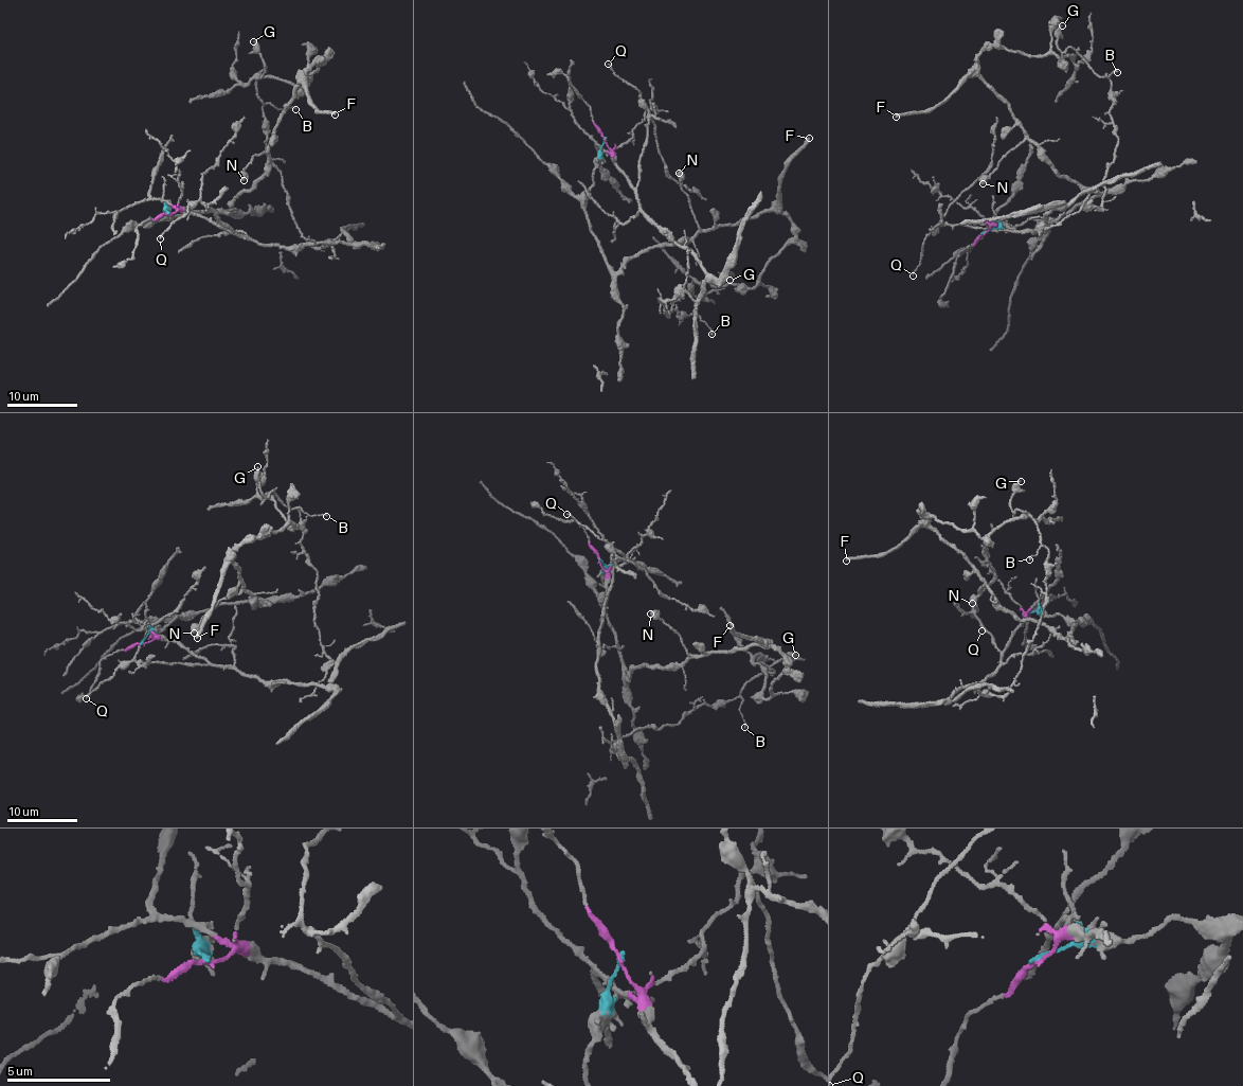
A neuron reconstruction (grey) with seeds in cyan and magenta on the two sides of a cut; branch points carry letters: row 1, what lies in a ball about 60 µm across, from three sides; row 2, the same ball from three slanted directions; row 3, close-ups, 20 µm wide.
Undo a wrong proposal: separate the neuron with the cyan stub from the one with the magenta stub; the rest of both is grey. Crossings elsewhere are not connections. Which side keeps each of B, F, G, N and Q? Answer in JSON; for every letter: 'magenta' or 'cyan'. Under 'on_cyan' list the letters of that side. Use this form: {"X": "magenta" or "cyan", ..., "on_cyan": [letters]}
{"B": "magenta", "F": "cyan", "G": "magenta", "N": "cyan", "Q": "magenta", "on_cyan": ["F", "N"]}

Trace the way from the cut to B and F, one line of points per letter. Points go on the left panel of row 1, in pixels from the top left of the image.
B: (167, 213), (260, 243), (352, 246), (343, 233), (313, 247), (296, 226), (264, 108), (295, 109)
F: (167, 212), (229, 211), (239, 193), (254, 188), (272, 129), (300, 84), (317, 109), (334, 114)

